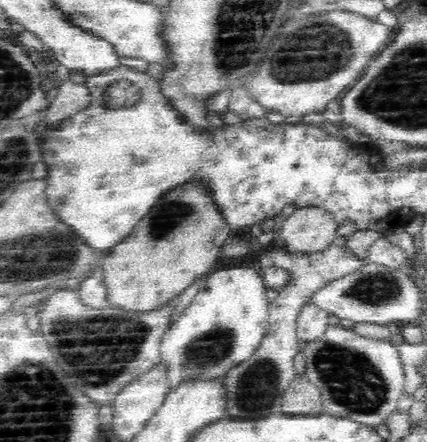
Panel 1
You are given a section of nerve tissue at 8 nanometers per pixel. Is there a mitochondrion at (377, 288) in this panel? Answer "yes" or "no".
yes

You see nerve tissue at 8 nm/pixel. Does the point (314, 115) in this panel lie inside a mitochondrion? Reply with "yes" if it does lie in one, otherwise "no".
no

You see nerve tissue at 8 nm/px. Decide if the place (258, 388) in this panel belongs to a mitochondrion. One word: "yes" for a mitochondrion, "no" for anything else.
yes

